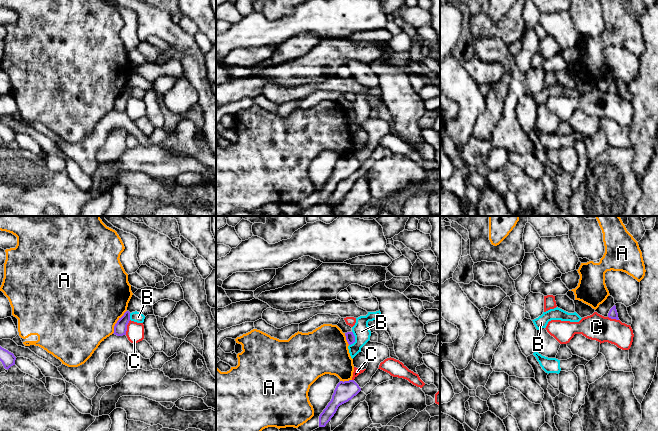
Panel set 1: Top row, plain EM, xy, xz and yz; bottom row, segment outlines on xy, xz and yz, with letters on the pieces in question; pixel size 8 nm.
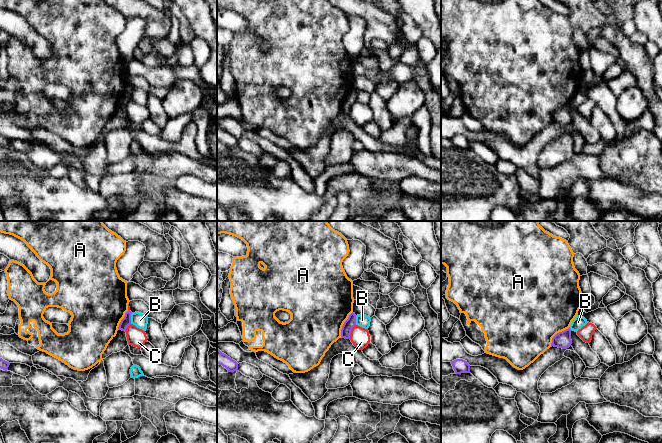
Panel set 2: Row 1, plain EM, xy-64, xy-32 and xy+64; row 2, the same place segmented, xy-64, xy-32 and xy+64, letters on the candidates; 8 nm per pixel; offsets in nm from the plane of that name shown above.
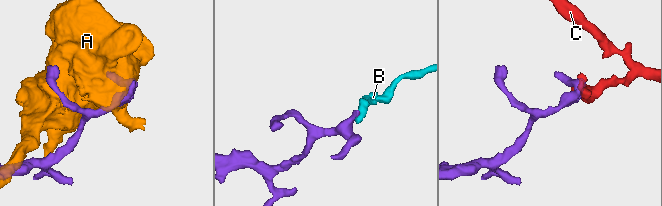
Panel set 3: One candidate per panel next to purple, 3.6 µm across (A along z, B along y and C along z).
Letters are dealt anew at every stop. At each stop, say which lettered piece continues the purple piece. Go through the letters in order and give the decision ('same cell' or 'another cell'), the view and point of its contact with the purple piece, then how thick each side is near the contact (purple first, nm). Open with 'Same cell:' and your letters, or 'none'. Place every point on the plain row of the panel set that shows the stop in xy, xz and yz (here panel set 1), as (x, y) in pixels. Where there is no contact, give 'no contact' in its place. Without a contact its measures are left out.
Same cell: none
A: another cell | xy (117, 98) | 110/480 nm
B: another cell | xz (354, 115) | 70/140 nm
C: another cell | xy (126, 103) | 110/140 nm

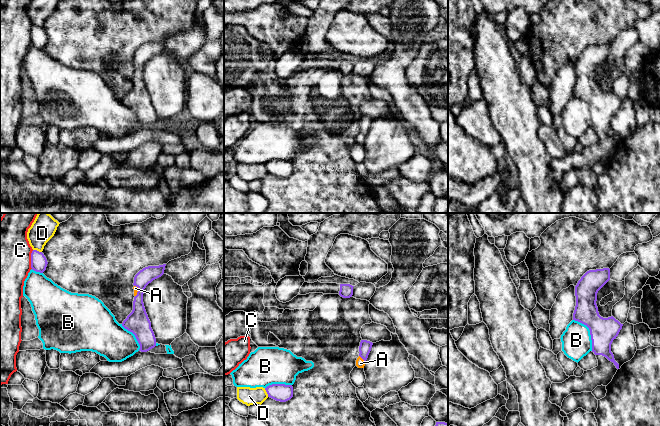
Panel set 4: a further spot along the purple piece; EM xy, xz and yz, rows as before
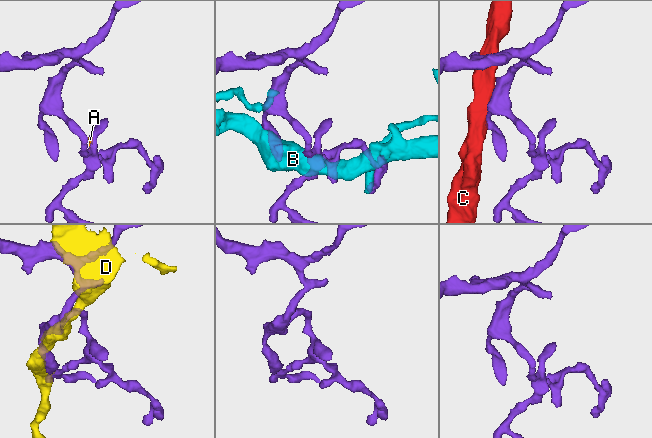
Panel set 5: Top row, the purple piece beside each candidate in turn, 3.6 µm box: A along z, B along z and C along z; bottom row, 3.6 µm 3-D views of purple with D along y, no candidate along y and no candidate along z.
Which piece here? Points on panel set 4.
Same cell: A
A: same cell | xz (362, 134) | 100/70 nm
B: another cell | yz (590, 108) | 220/240 nm
C: another cell | xy (31, 35) | 130/500 nm
D: another cell | xy (36, 26) | 130/180 nm

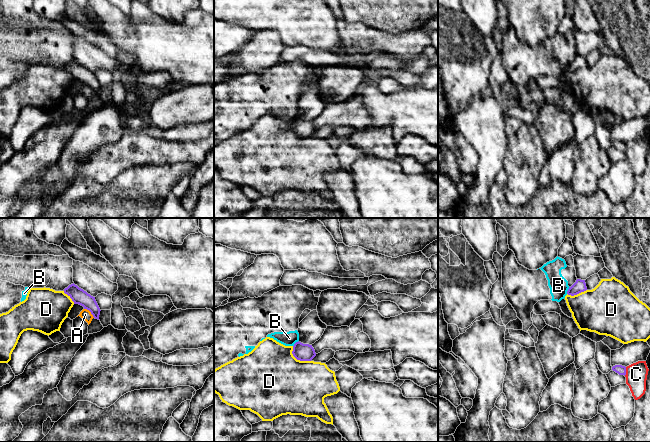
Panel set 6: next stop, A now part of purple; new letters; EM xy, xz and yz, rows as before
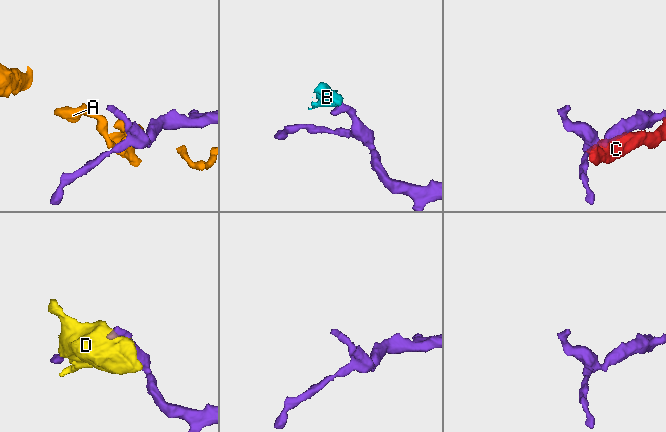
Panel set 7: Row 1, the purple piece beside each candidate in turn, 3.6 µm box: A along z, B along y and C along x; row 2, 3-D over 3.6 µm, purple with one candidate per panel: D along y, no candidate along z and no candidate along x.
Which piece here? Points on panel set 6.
Same cell: none
A: another cell | xy (90, 87) | 120/90 nm
B: another cell | xz (295, 119) | 140/110 nm
C: another cell | yz (625, 147) | 80/180 nm
D: another cell | xz (297, 135) | 140/500 nm

